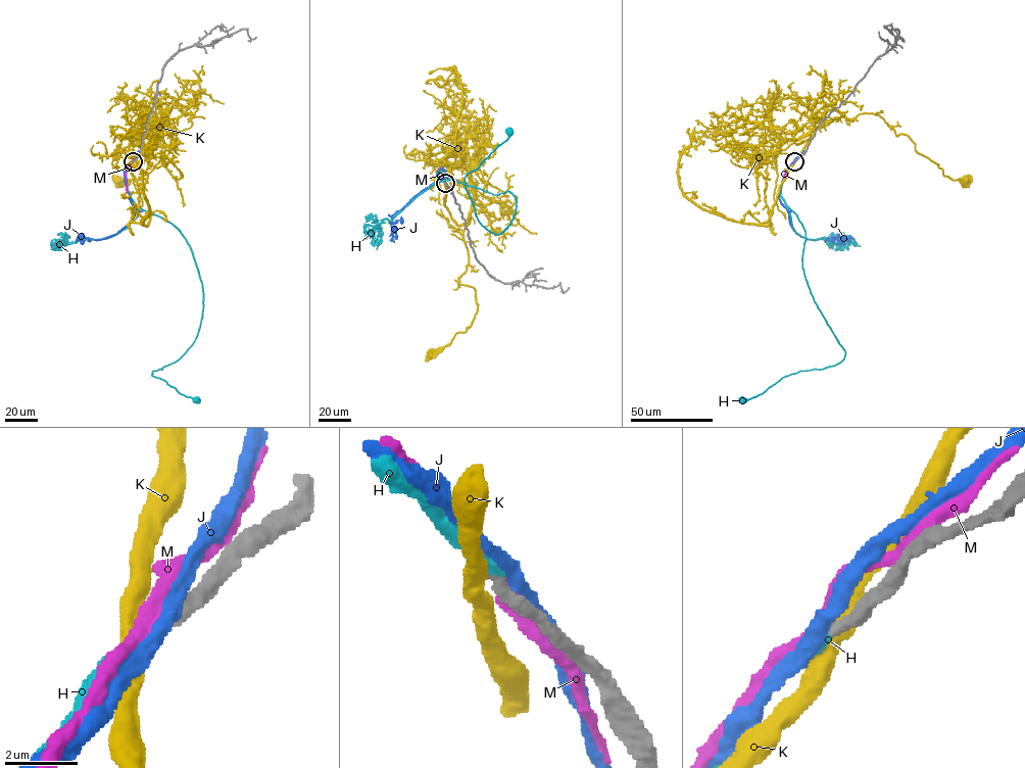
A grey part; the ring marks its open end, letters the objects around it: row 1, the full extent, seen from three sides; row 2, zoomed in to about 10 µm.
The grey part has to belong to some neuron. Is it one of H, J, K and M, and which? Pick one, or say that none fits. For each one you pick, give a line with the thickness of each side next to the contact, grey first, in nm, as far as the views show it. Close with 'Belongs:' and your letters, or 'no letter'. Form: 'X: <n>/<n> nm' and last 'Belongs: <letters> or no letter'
H: 340/360 nm
Belongs: H

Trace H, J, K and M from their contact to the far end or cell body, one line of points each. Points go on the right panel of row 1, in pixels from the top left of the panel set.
H: (794, 161), (781, 196), (806, 231), (806, 278), (845, 355), (835, 366), (793, 373), (742, 399)
J: (794, 160), (785, 171), (779, 194), (794, 231), (810, 239), (825, 237), (839, 240), (842, 236), (850, 241)
K: (794, 161), (825, 122), (873, 113), (896, 135), (909, 137), (915, 149), (935, 162), (943, 174), (964, 180)
M: (794, 161), (786, 172), (779, 193)

